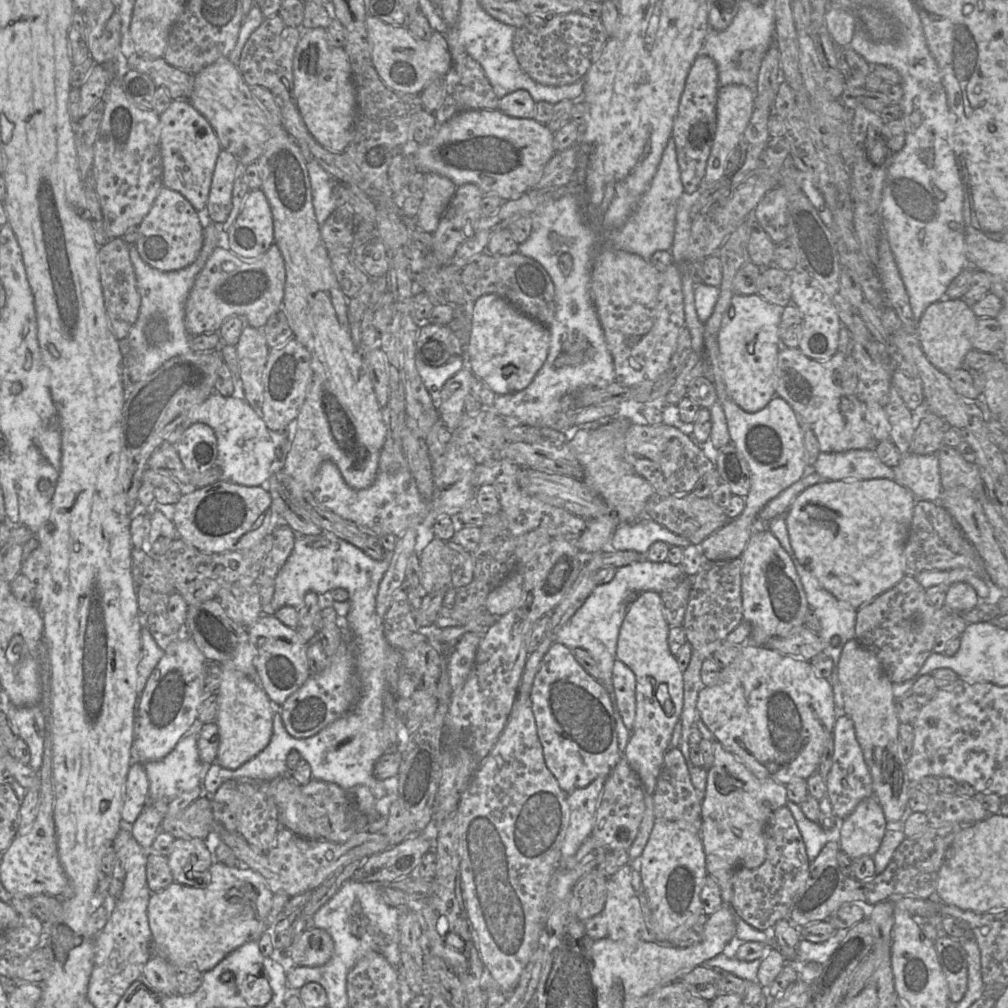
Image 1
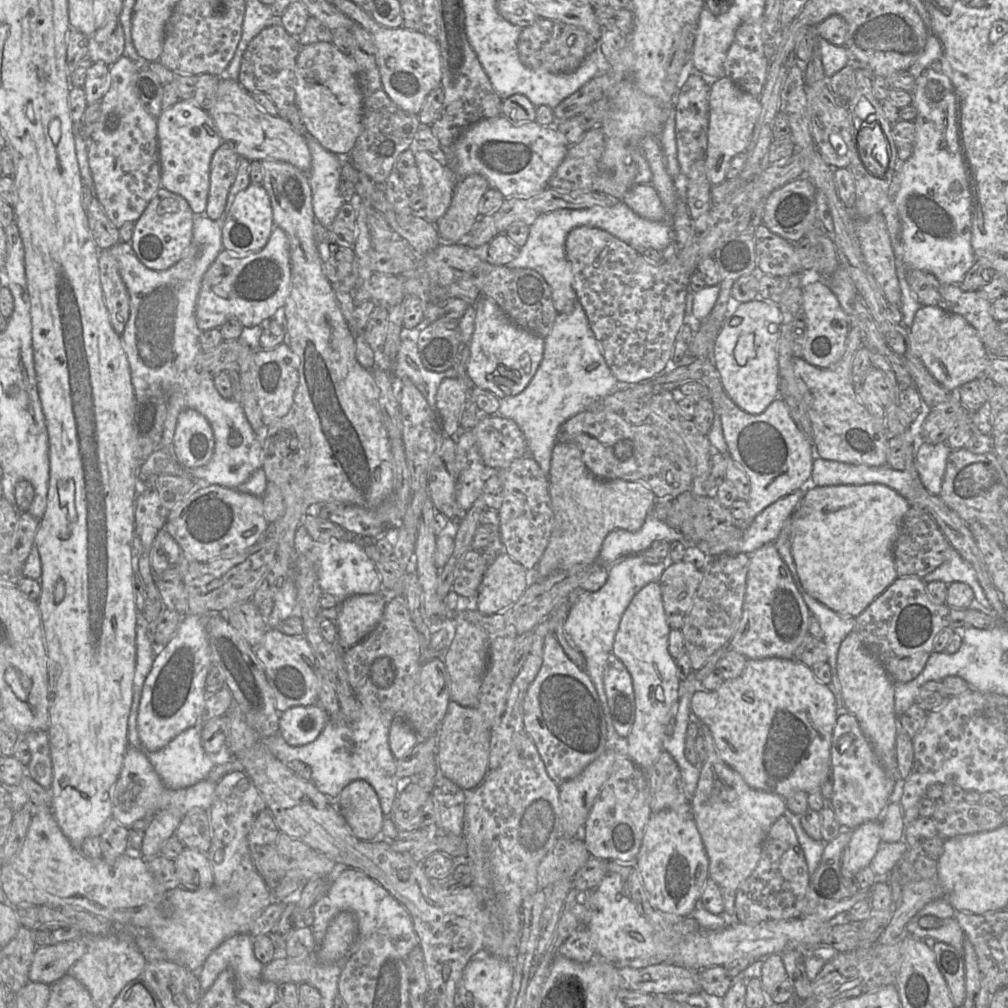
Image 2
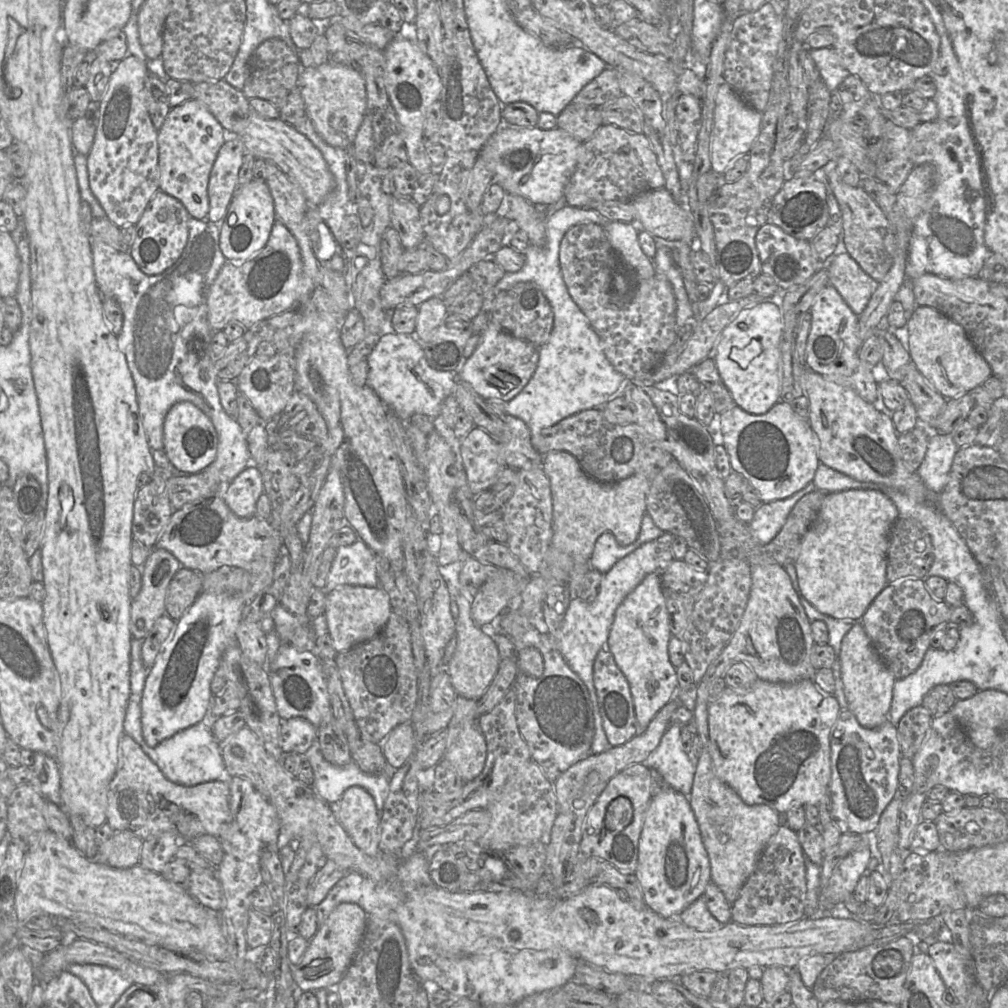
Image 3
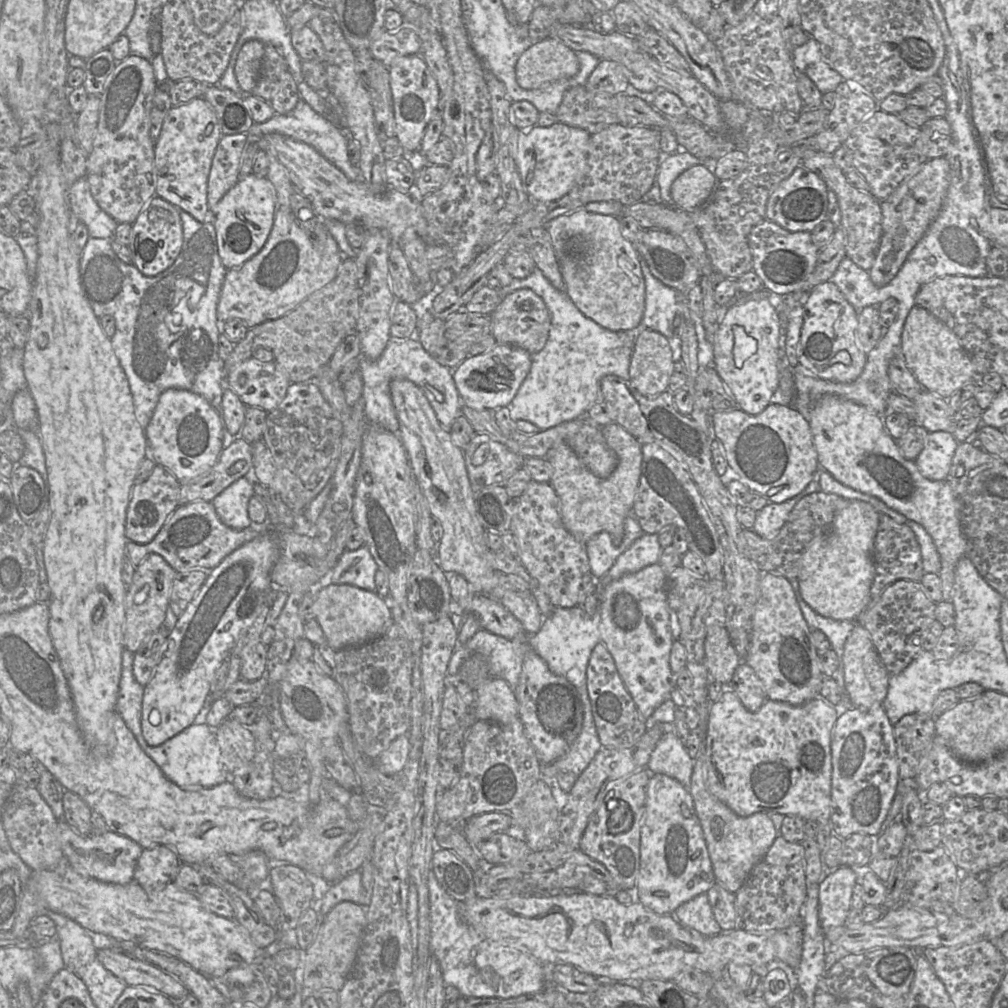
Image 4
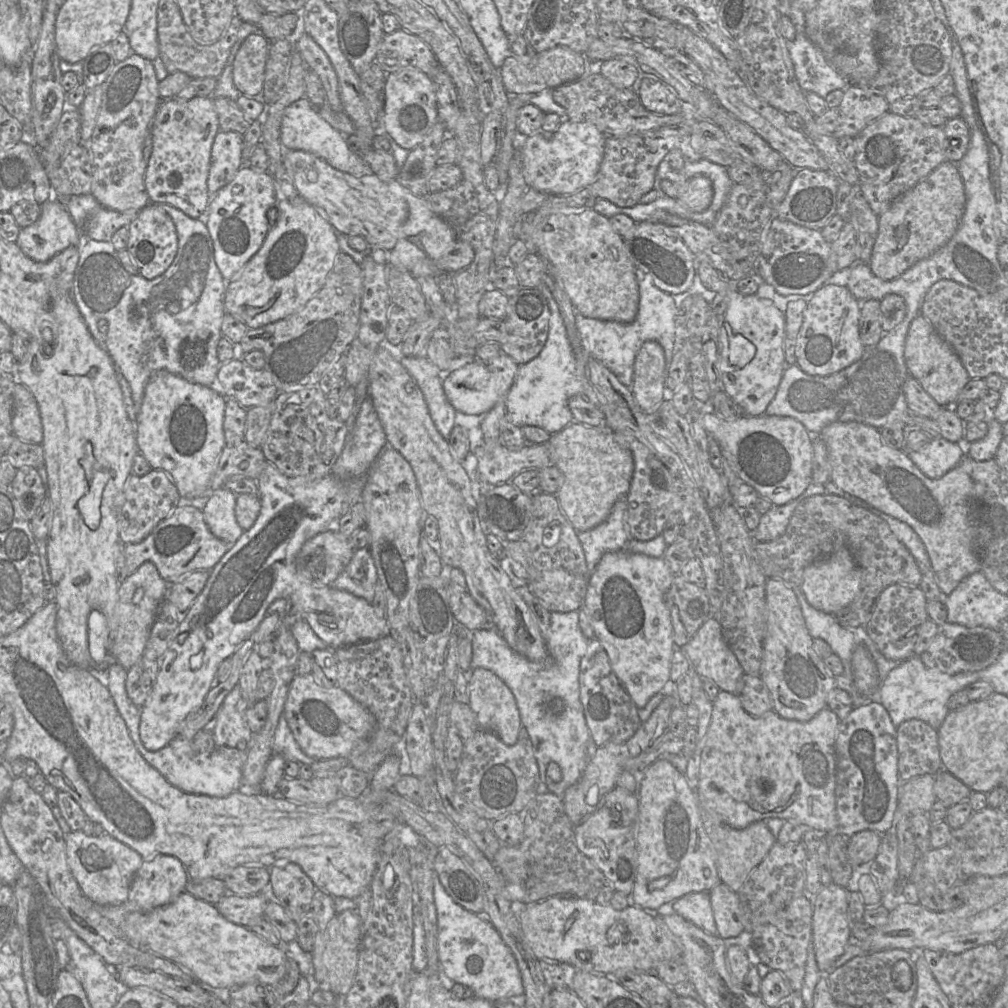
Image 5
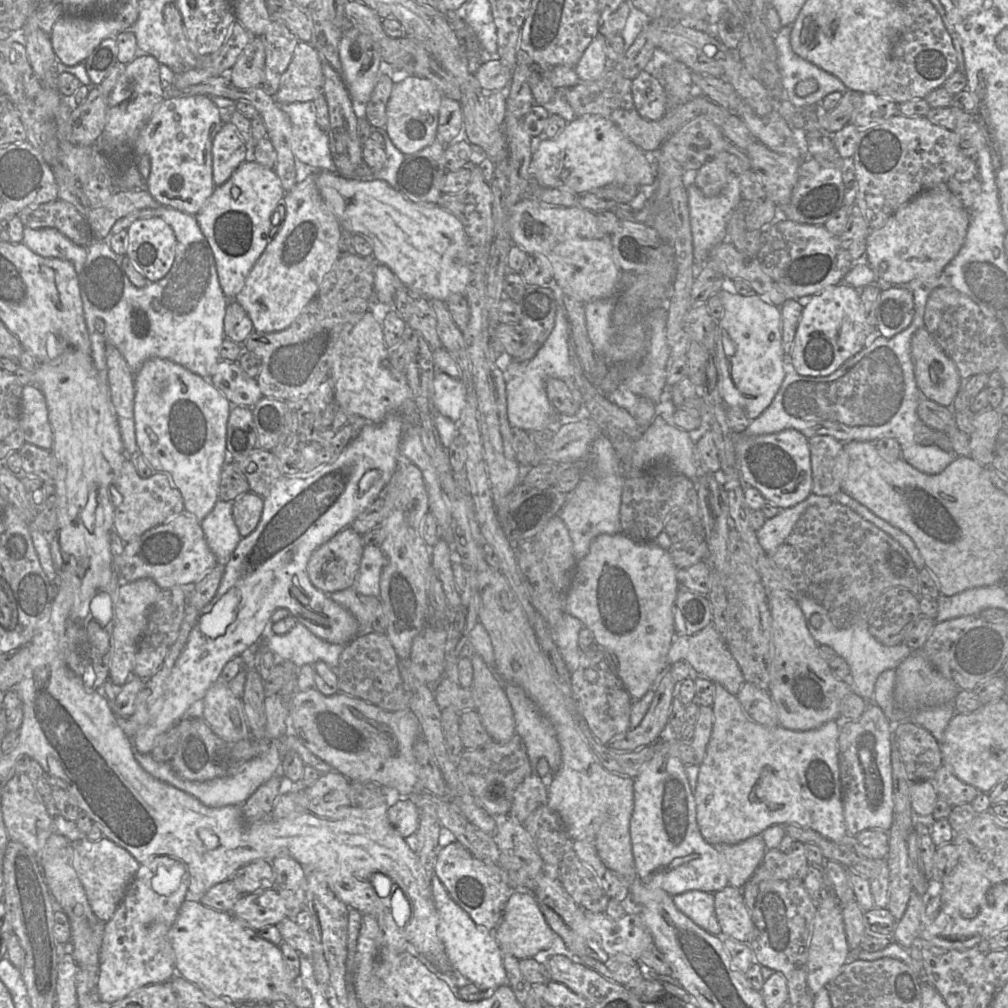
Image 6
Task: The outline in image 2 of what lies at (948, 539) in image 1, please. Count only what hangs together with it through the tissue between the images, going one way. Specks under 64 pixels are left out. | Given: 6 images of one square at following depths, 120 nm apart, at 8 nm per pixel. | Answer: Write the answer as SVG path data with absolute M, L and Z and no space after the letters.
M912 505L904 515L894 545L894 560L898 578L923 578L946 560L946 551L952 547L932 516L919 505Z

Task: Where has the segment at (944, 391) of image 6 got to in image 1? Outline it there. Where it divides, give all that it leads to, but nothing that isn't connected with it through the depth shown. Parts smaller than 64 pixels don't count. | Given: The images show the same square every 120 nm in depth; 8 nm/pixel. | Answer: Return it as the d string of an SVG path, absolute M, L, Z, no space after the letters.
M943 298L926 308L917 322L915 334L927 359L949 376L963 367L966 354L974 348L977 320L971 305L964 298Z

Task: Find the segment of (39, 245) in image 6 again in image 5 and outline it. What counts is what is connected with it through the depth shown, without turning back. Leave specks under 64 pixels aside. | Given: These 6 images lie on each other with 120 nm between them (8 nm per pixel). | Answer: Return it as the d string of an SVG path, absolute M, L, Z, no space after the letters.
M51 197L41 204L39 218L32 225L20 228L15 242L30 259L36 262L46 262L70 245L76 245L80 249L85 238L73 222L65 202Z

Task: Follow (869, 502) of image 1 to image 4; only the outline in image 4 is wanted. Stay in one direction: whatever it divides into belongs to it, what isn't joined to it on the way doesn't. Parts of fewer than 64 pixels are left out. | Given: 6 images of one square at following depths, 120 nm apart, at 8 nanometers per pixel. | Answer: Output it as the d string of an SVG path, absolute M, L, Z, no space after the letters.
M850 500L848 501L847 506L838 510L834 516L833 522L828 530L820 534L819 536L812 539L804 549L804 552L801 557L800 569L798 573L798 583L801 596L803 600L818 614L829 617L835 620L856 620L859 615L868 607L869 605L869 596L870 588L873 582L875 567L873 559L873 547L876 532L879 525L879 516L880 513L875 510L875 508L864 501L861 500Z

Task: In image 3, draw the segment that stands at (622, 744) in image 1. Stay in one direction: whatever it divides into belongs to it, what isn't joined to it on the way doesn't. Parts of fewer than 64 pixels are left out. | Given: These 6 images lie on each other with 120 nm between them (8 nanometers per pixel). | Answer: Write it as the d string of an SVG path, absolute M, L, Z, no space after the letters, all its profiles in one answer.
M656 540L650 541L642 544L635 551L617 561L608 572L603 574L599 592L595 600L587 603L578 597L573 597L560 628L555 634L552 634L560 653L570 668L581 678L589 691L595 727L595 734L591 746L591 754L594 755L602 753L612 747L602 725L602 716L600 714L597 693L594 686L594 662L599 651L607 646L610 628L618 606L646 575L653 572L661 572L656 561L657 551Z

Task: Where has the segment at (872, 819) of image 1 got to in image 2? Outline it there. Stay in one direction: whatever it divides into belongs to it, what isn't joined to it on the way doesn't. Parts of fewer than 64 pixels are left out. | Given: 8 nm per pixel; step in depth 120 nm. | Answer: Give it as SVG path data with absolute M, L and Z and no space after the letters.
M879 820L868 821L851 831L851 838L841 859L841 873L845 878L856 877L857 873L869 866L881 843L881 824Z

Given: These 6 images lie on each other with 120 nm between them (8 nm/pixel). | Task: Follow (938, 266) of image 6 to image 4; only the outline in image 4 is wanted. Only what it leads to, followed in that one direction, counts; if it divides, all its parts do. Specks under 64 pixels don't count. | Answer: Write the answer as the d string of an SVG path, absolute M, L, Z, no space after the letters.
M933 158L908 176L886 200L881 202L882 237L875 262L869 270L875 285L885 286L898 274L909 254L938 216L949 185L950 163L948 159Z

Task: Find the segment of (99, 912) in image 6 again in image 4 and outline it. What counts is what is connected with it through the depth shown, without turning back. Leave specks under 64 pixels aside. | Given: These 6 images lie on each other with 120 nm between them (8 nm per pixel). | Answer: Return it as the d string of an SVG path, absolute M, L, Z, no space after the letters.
M64 820L58 821L58 839L64 858L80 874L112 884L126 885L134 880L134 872L143 848L130 838L110 830L100 835L81 835Z

